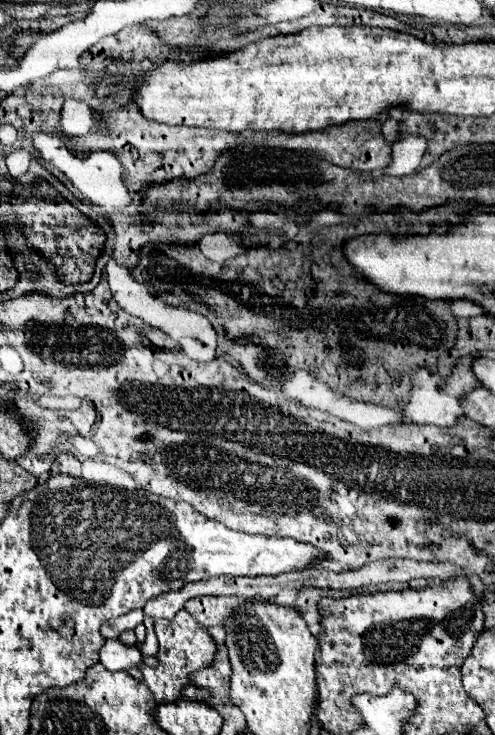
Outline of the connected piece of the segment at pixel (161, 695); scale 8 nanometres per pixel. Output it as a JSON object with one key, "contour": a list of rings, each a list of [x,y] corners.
{"contour":[[[180,610],[172,620],[164,620],[164,618],[156,618],[154,620],[154,632],[158,636],[158,654],[156,666],[146,666],[146,664],[138,664],[140,672],[142,672],[142,680],[144,684],[150,688],[150,692],[154,694],[154,700],[158,704],[166,704],[172,702],[176,698],[182,696],[182,690],[186,686],[190,686],[190,674],[200,670],[200,668],[208,668],[214,662],[216,656],[216,640],[212,638],[212,634],[208,632],[208,628],[204,628],[188,610]]]}

